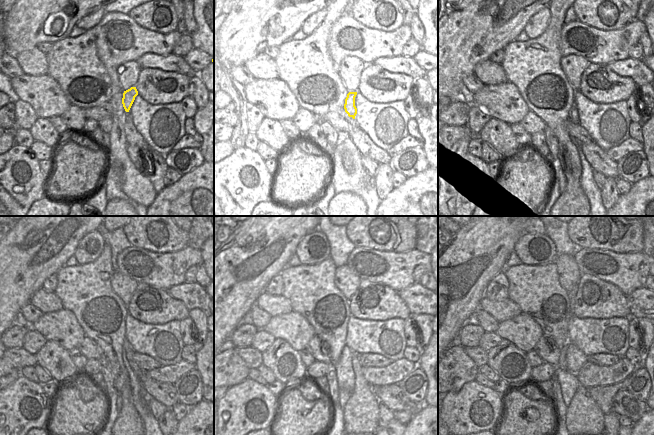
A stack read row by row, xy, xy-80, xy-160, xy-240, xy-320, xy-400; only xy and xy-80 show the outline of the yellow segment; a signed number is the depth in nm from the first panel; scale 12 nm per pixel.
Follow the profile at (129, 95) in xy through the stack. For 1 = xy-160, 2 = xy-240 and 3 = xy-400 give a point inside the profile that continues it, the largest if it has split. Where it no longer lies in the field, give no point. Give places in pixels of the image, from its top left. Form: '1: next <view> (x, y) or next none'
1: next xy-160 (573, 112)
2: next xy-240 (127, 347)
3: next xy-400 (583, 416)

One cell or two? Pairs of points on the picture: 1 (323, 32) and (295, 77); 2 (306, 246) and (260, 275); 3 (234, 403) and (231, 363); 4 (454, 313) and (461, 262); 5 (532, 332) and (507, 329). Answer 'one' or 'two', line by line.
1: one
2: two
3: two
4: one
5: one

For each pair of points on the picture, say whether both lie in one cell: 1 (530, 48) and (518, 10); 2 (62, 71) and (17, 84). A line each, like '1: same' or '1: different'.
1: different
2: different

